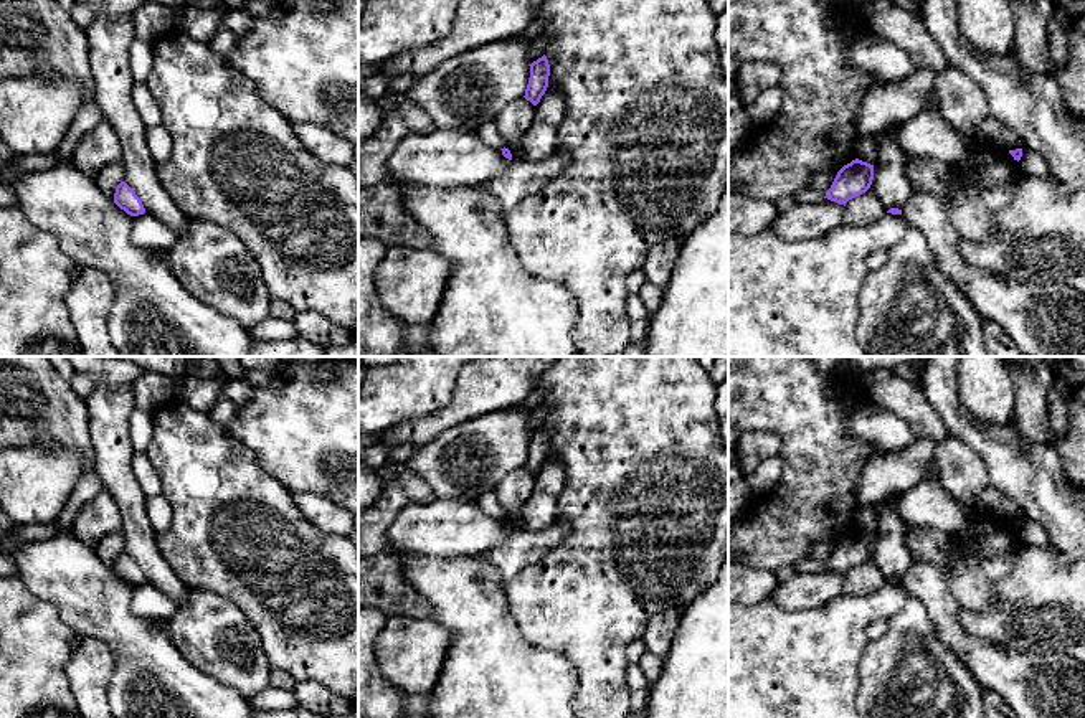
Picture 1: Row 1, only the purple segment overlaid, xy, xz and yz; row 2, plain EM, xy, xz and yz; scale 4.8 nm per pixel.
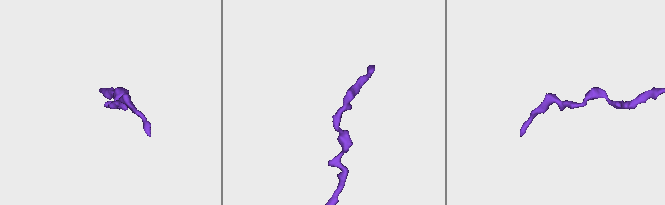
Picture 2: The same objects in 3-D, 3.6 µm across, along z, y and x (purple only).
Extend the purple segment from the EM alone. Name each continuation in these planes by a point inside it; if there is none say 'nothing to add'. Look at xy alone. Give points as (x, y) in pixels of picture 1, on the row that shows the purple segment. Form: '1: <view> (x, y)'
nothing to add

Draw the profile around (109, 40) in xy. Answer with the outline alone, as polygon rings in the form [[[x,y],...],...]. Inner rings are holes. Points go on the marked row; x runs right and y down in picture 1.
[[[94,17],[86,28],[89,43],[91,76],[94,81],[94,102],[102,112],[119,142],[124,182],[140,198],[145,213],[155,216],[173,233],[188,228],[188,218],[168,196],[157,175],[157,163],[145,140],[145,124],[132,102],[132,74],[129,48],[135,40],[130,18],[106,20]]]

